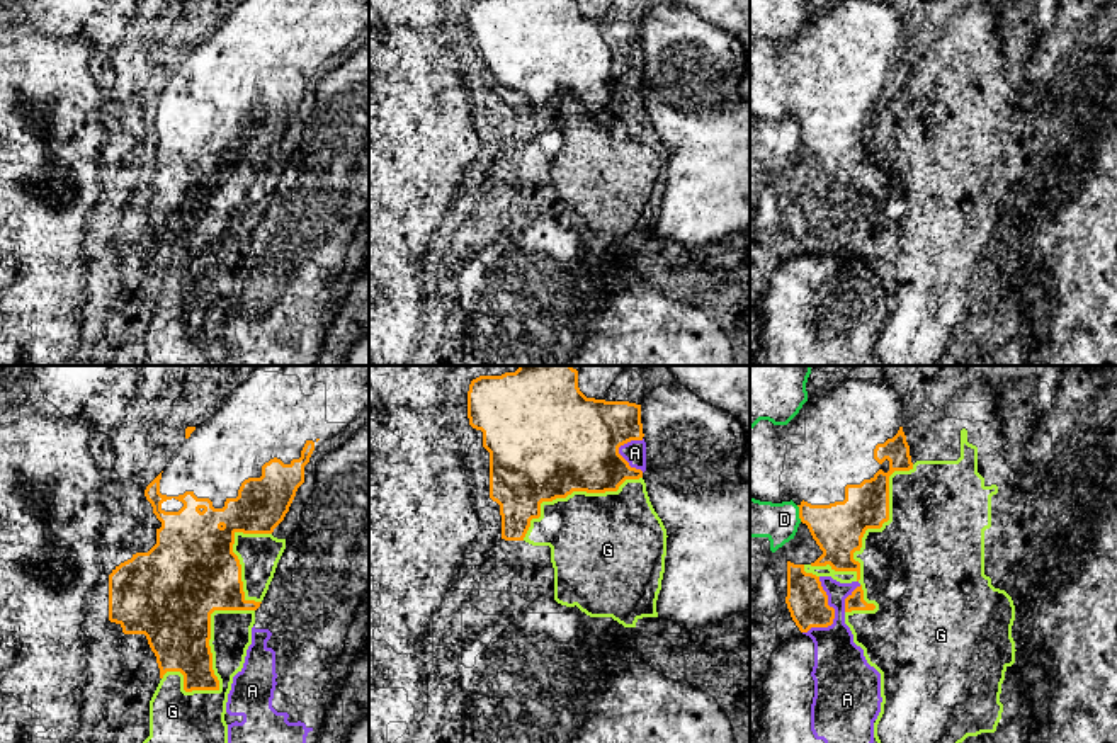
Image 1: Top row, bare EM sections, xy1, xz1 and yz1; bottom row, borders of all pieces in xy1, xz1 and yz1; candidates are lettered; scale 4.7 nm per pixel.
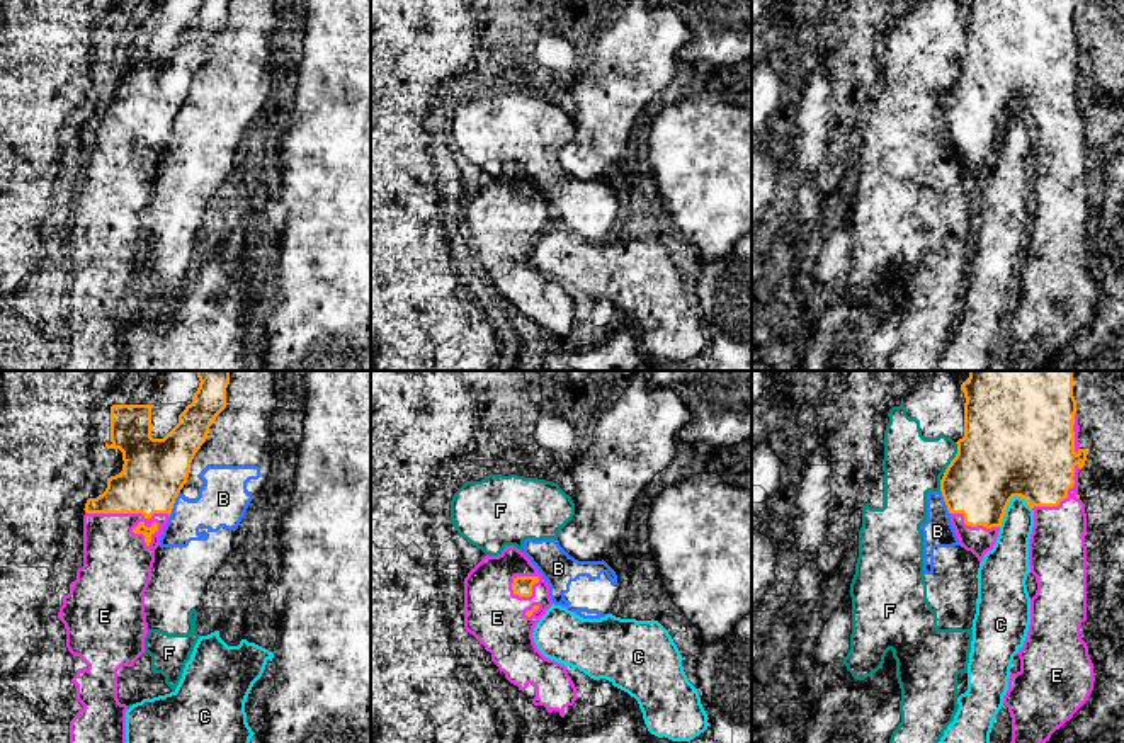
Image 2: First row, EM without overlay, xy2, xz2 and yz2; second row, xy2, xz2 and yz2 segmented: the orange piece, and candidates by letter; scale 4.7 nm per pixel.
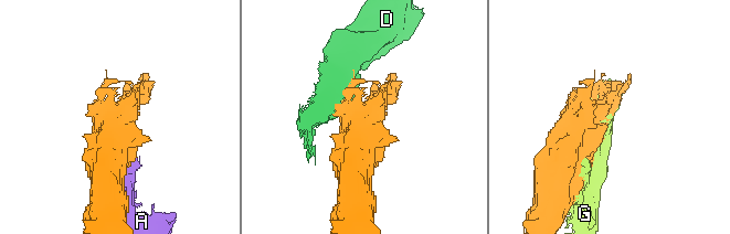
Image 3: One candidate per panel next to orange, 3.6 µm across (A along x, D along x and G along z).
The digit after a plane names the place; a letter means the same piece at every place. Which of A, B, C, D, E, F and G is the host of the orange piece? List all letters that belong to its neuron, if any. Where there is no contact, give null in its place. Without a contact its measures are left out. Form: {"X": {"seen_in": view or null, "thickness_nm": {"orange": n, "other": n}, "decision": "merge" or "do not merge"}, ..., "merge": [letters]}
{"A": {"seen_in": "yz1", "thickness_nm": {"orange": 190, "other": 240}, "decision": "do not merge"}, "B": {"seen_in": "yz2", "thickness_nm": {"orange": 340, "other": 140}, "decision": "do not merge"}, "C": {"seen_in": "yz2", "thickness_nm": {"orange": 420, "other": 190}, "decision": "do not merge"}, "D": {"seen_in": "yz1", "thickness_nm": {"orange": 240, "other": 180}, "decision": "do not merge"}, "E": {"seen_in": "xy2", "thickness_nm": {"orange": 300, "other": 320}, "decision": "merge"}, "F": {"seen_in": "yz2", "thickness_nm": {"orange": 420, "other": 280}, "decision": "do not merge"}, "G": {"seen_in": "yz1", "thickness_nm": {"orange": 240, "other": 420}, "decision": "do not merge"}, "merge": ["E"]}

